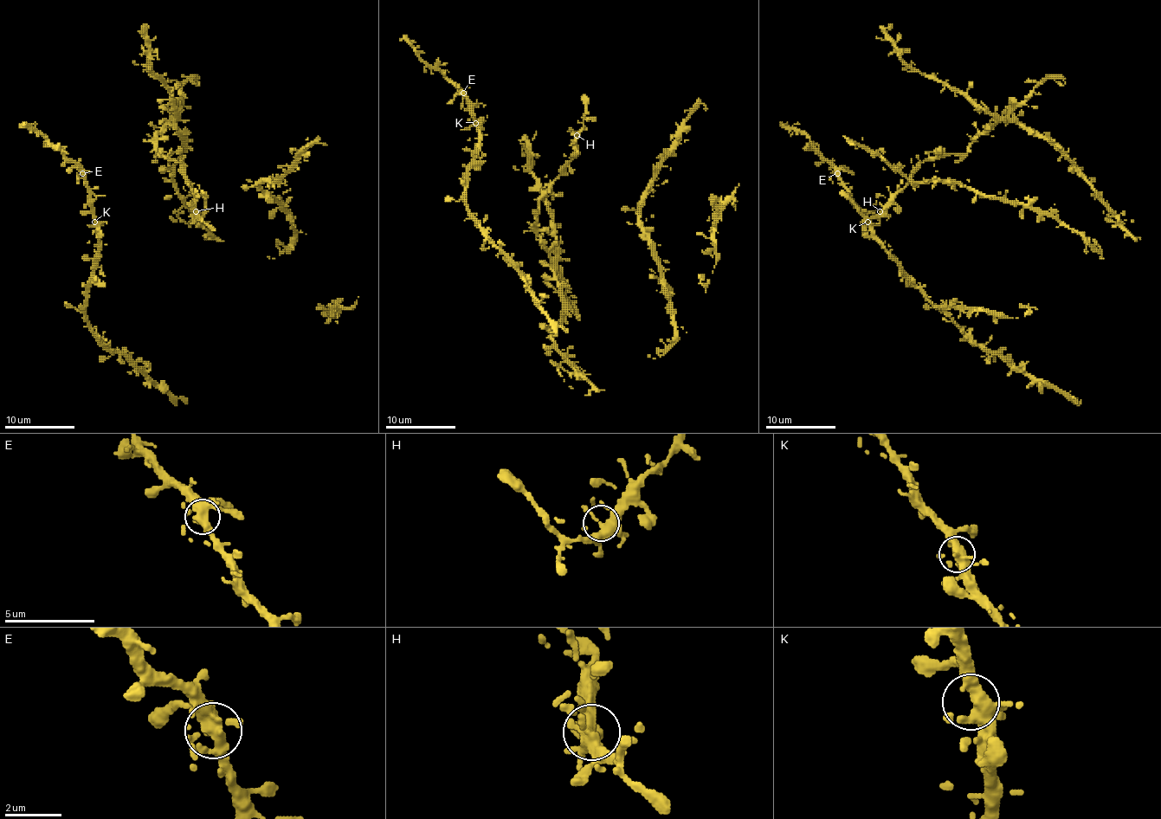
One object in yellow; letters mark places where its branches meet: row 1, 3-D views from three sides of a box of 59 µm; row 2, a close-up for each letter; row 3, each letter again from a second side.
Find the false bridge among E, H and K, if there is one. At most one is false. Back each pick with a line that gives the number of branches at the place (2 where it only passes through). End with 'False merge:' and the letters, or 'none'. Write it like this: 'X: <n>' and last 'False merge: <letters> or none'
False merge: none

